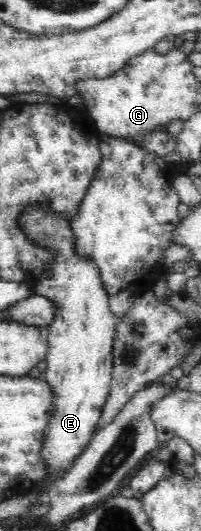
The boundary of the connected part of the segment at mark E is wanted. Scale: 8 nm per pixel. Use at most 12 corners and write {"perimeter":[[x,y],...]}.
{"perimeter":[[30,206],[20,225],[57,258],[33,288],[56,305],[39,448],[56,481],[108,401],[111,342],[98,269],[70,220]]}

